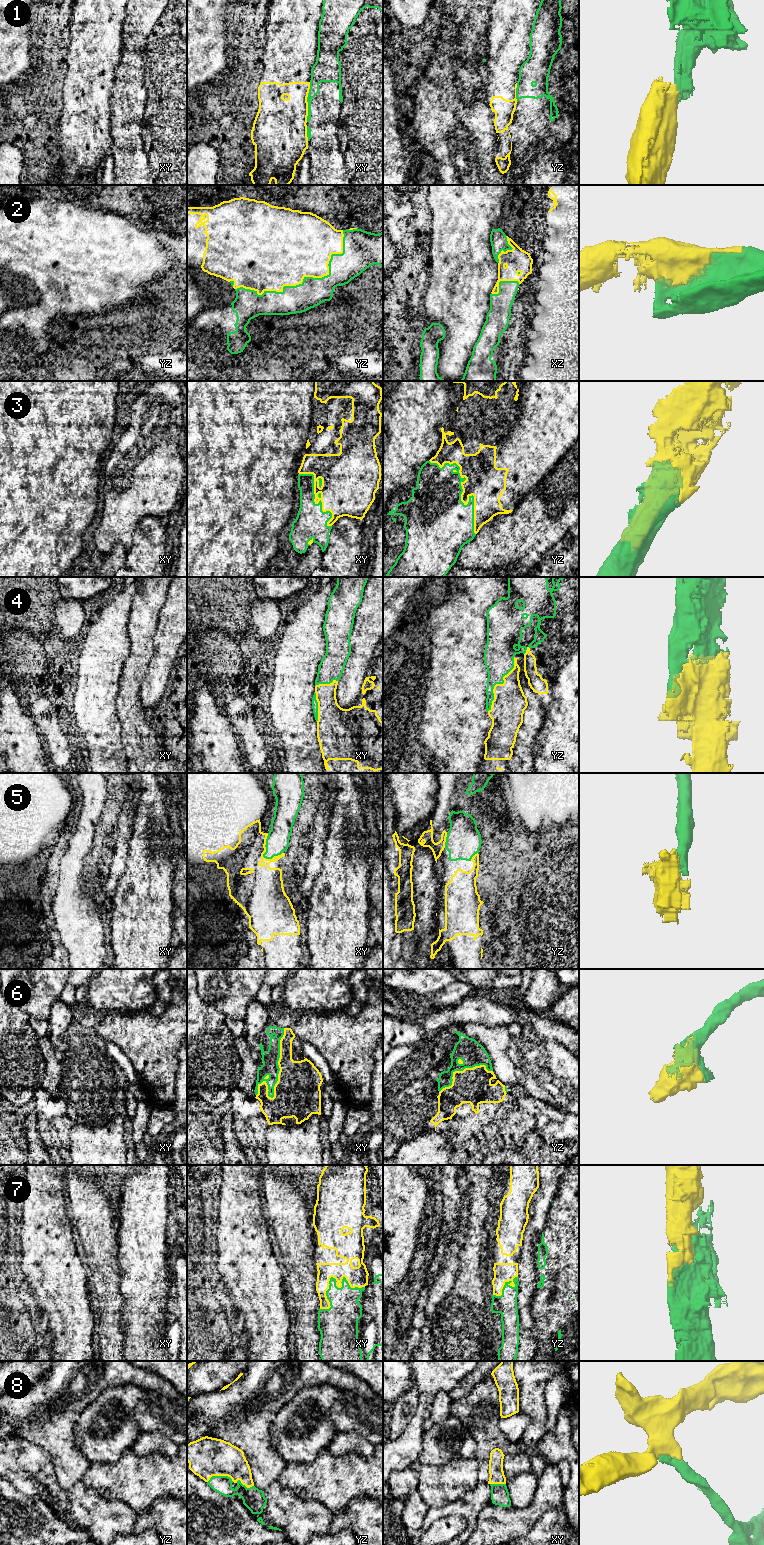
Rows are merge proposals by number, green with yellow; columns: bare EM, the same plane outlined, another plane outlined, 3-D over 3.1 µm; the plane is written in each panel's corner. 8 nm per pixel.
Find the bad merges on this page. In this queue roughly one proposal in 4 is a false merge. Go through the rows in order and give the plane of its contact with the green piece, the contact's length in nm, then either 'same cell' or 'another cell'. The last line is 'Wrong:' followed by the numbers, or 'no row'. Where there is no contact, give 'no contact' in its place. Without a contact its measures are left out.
1: contact in xy; length 320 nm; another cell
2: contact in yz; length 1000 nm; same cell
3: contact in yz; length 700 nm; same cell
4: contact in yz; length 500 nm; same cell
5: contact in xy; length 220 nm; same cell
6: contact in xy; length 600 nm; same cell
7: contact in xy; length 400 nm; same cell
8: contact in yz; length 220 nm; same cell
Wrong: 1

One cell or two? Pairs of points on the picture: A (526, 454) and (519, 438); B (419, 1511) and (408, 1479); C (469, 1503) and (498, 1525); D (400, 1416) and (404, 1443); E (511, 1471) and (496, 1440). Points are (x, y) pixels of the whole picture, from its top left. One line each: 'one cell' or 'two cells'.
A: one cell
B: one cell
C: two cells
D: two cells
E: two cells

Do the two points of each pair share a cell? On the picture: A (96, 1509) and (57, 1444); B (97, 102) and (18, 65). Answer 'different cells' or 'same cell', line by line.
A: different cells
B: different cells

